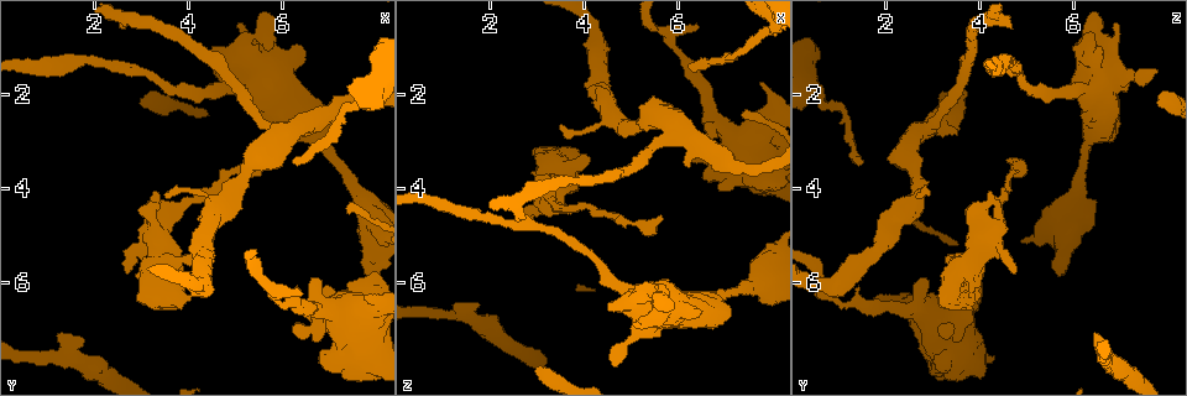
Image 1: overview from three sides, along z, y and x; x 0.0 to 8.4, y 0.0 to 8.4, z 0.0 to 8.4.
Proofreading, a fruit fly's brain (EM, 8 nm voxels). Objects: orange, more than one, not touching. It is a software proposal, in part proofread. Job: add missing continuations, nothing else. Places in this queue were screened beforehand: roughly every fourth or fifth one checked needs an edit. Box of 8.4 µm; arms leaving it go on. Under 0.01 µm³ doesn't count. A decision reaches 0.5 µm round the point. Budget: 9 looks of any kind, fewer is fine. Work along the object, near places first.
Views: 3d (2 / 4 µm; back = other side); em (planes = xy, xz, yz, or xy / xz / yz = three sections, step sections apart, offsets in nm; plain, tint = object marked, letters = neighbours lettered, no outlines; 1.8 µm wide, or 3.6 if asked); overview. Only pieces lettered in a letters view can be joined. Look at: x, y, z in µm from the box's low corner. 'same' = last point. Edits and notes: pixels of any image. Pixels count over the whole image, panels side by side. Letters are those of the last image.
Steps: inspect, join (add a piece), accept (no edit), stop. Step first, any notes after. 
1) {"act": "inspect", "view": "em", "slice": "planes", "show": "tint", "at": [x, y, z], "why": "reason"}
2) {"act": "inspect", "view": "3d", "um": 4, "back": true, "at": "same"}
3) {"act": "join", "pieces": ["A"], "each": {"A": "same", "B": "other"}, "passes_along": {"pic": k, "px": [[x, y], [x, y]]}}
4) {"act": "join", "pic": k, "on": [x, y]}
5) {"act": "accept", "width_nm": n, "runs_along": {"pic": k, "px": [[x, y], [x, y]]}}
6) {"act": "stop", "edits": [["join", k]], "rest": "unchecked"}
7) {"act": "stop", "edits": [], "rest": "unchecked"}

{"act": "inspect", "view": "em", "slice": "planes", "show": "letters", "at": [6.55, 1.15, 6.60], "why": "thick end"}

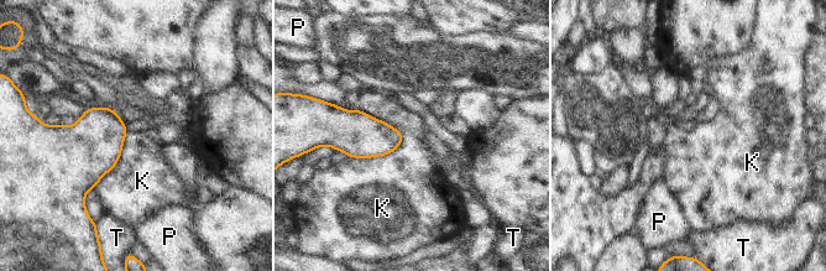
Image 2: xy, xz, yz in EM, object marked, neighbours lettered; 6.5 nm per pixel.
{"act": "accept", "longest_contact_nm": ["K", 400], "each": {"K": "other", "P": "other", "T": "other"}, "border": {"pic": 2, "px": [[403, 134], [387, 155], [348, 157]]}, "found": "no lettered piece goes on from it"}

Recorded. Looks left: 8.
{"act": "inspect", "view": "em", "slice": "planes", "show": "letters", "at": [4.65, 1.45, 7.70]}

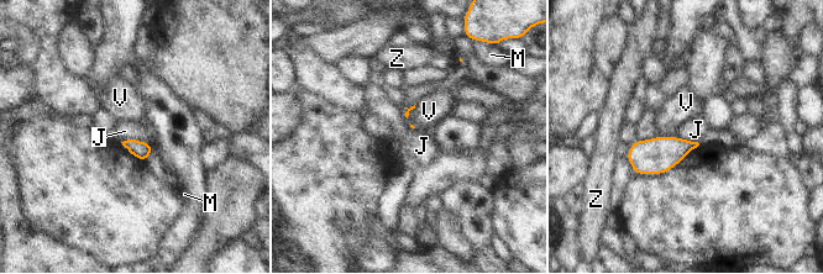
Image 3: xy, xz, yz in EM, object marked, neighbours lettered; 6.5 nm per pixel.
{"act": "accept", "each": {"J": "other", "M": "other", "V": "other", "Z": "other"}, "border": {"pic": 3, "px": [[121, 141], [139, 140], [152, 145]]}, "found": "no lettered piece goes on from it"}

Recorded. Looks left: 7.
{"act": "inspect", "view": "3d", "um": 2, "at": [2.70, 0.65, 4.70], "why": "free end"}

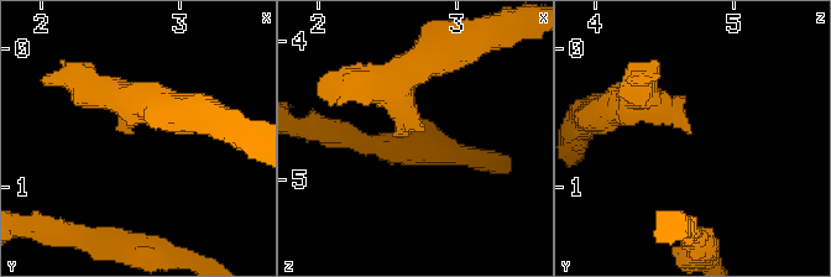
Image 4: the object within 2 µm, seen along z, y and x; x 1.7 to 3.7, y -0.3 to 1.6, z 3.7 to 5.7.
{"act": "inspect", "view": "em", "slice": "xz", "step": 16, "show": "letters", "at": [2.68, 0.60, 4.68], "arm_widths_nm": [260, 280], "why": "shape alone is not enough"}

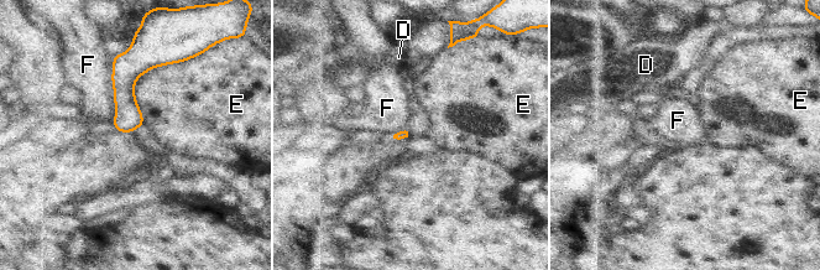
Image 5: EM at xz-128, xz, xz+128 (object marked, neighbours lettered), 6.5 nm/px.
{"act": "accept", "each": {"D": "other", "E": "other", "F": "other"}, "border": {"pic": 5, "px": [[113, 56], [111, 86], [115, 114]]}, "found": "none of them fits"}

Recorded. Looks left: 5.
{"act": "inspect", "view": "em", "slice": "planes", "show": "letters", "at": [2.75, 5.75, 4.75], "why": "an open end"}

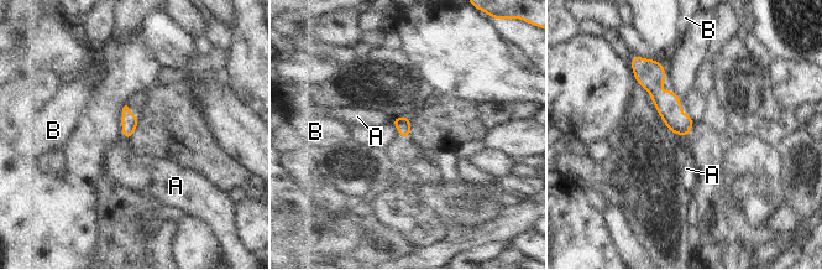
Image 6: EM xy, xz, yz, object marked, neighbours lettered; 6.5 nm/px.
{"act": "accept", "longest_contact_nm": ["B", 80], "each": {"A": "other", "B": "other"}, "runs_along": {"pic": 6, "px": [[647, 68], [654, 92], [684, 133]]}, "found": "none of them fits"}

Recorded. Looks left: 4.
{"act": "stop", "edits": [], "rest": "unchecked"}

